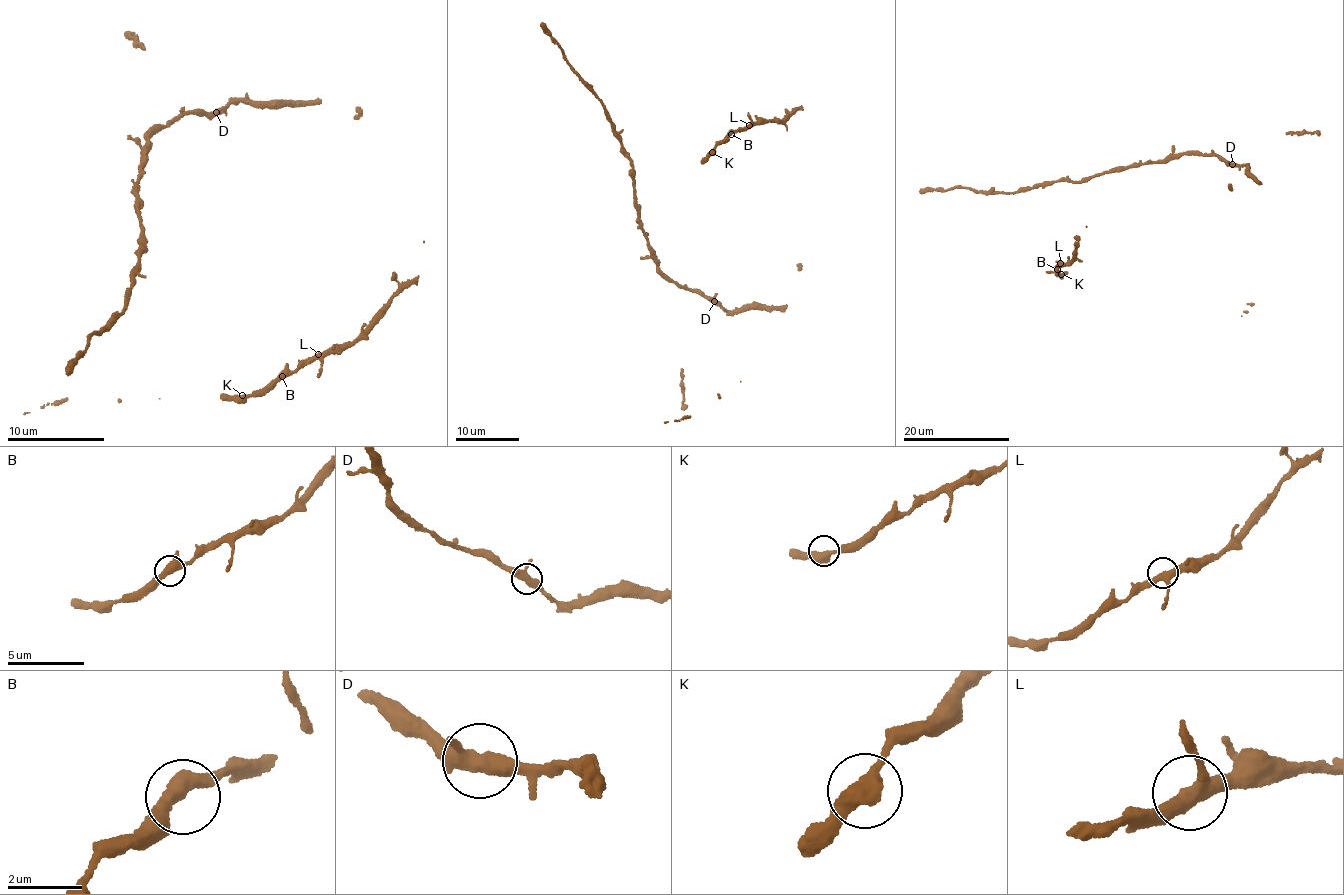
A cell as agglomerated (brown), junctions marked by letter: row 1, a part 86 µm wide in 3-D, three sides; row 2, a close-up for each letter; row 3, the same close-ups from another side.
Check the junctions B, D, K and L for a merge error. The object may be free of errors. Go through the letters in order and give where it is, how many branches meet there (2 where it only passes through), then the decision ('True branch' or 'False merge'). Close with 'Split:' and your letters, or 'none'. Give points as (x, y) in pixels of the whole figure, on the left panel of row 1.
B: Place: (282, 376). Branches: 3. True branch
D: Place: (216, 112). Branches: 3. True branch
K: Place: (242, 395). Branches: 2. True branch
L: Place: (318, 354). Branches: 3. True branch
Split: none

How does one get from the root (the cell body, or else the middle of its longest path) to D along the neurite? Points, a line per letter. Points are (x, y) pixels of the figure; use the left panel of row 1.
D: (139, 213), (136, 210), (138, 202), (135, 185), (145, 140), (170, 126), (182, 114), (216, 112)

